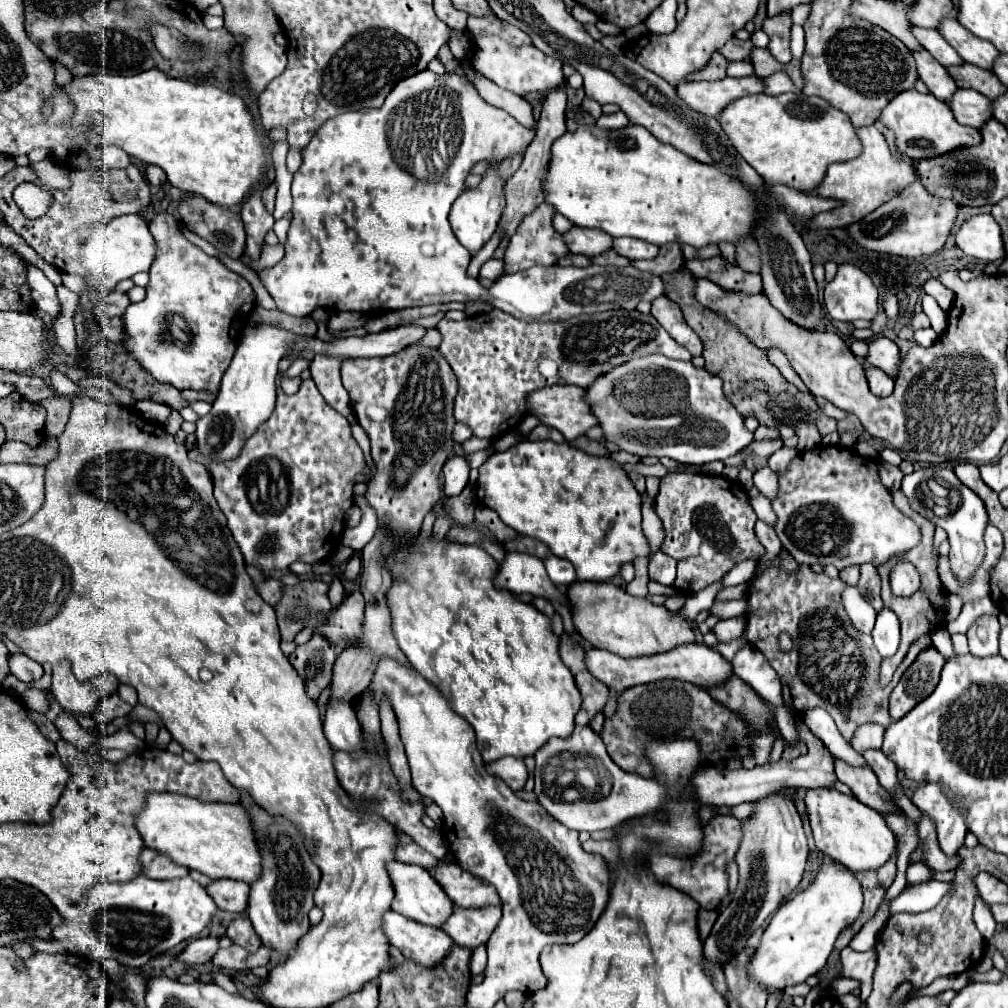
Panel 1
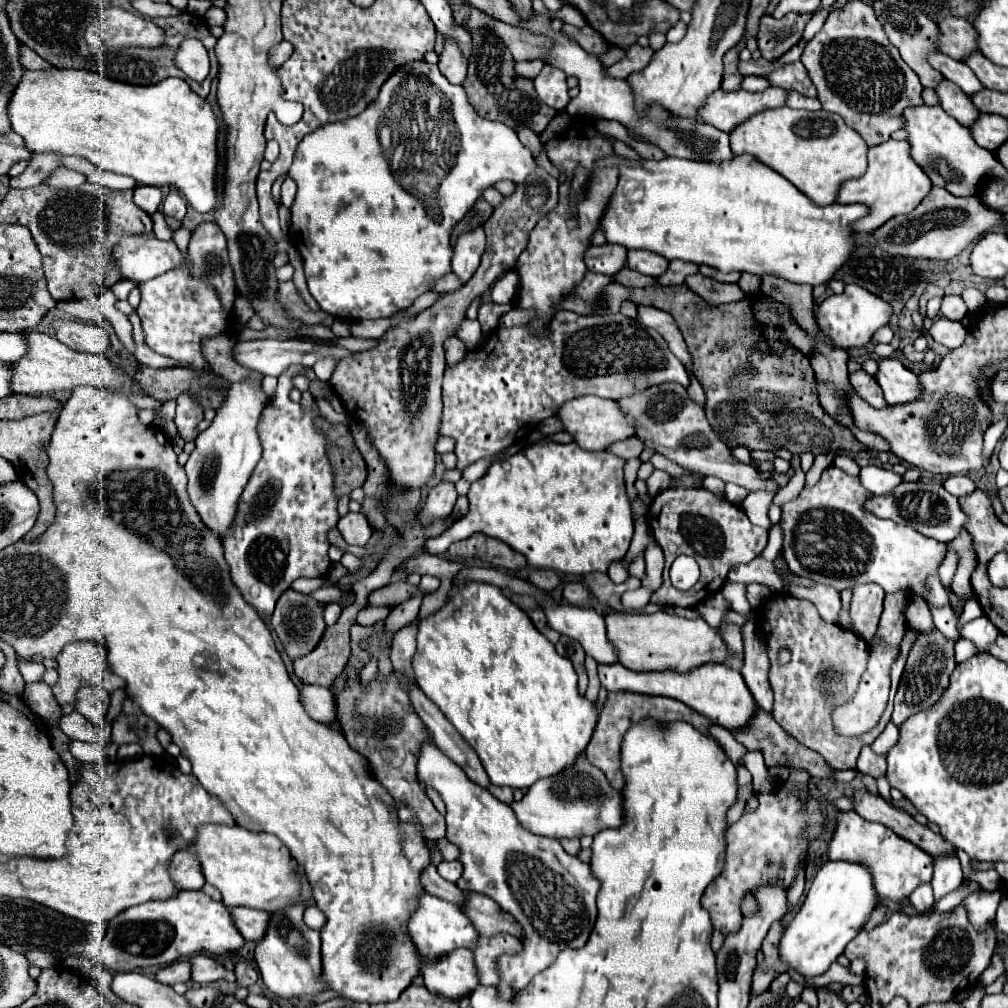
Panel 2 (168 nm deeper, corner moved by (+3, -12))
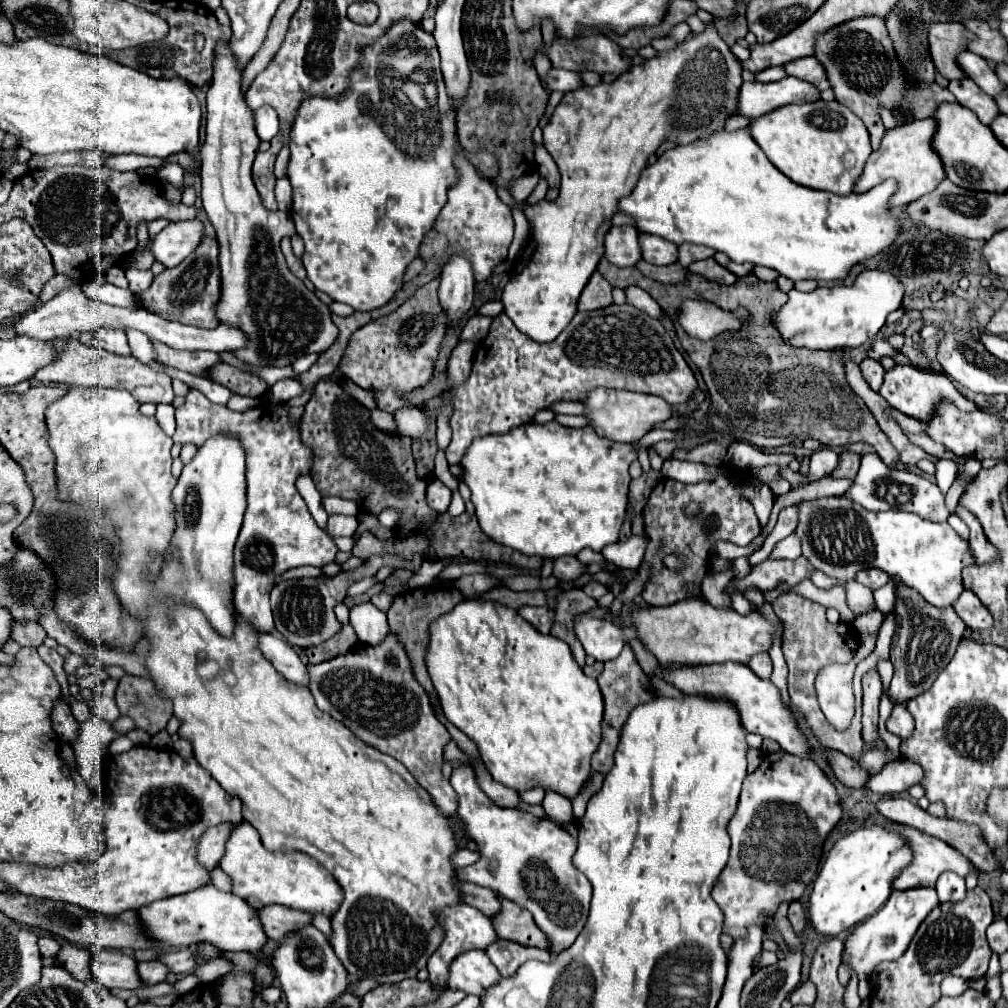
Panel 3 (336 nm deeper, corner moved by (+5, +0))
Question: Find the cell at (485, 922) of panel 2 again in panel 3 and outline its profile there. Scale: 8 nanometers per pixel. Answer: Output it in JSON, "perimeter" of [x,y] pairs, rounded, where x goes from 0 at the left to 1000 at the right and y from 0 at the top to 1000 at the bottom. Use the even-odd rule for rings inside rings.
{"perimeter":[[[497,889],[495,895],[497,903],[491,909],[487,909],[489,921],[495,931],[511,931],[511,935],[519,935],[521,938],[543,940],[543,931],[539,931],[539,925],[531,919],[523,903]]]}

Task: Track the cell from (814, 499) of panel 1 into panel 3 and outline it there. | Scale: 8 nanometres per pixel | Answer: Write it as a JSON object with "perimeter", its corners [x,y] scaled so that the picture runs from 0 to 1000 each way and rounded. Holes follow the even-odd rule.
{"perimeter":[[[820,492],[811,496],[797,496],[789,500],[793,506],[793,520],[789,524],[789,532],[795,536],[797,552],[814,567],[818,567],[822,573],[828,573],[832,577],[844,577],[848,575],[850,567],[860,563],[872,563],[880,567],[890,577],[910,585],[922,599],[930,603],[943,601],[951,589],[955,587],[953,579],[953,565],[957,562],[965,560],[961,542],[957,536],[953,536],[945,524],[936,518],[928,520],[922,516],[912,514],[910,510],[902,510],[896,506],[880,506],[880,508],[864,508],[858,506],[854,500],[842,496],[840,492]]]}

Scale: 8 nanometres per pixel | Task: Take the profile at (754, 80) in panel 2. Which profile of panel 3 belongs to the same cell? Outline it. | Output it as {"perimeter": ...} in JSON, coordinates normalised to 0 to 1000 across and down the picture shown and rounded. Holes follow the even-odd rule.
{"perimeter":[[[765,65],[765,67],[759,67],[759,69],[751,71],[749,79],[753,79],[753,81],[769,81],[769,79],[779,77],[779,75],[781,73],[779,73],[779,69],[775,65]]]}

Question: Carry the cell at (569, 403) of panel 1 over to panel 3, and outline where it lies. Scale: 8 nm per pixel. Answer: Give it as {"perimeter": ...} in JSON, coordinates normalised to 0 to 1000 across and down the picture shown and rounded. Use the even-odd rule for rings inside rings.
{"perimeter":[[[590,385],[582,389],[580,401],[580,413],[584,417],[584,423],[598,435],[610,437],[610,438],[630,438],[642,431],[648,421],[658,419],[666,415],[666,403],[646,391],[634,391],[634,389],[622,389],[622,387],[604,387],[604,385]]]}

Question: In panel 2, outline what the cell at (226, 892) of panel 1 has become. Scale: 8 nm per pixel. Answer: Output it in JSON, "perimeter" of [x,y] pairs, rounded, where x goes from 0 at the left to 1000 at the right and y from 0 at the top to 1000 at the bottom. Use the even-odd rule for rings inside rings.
{"perimeter":[[[231,901],[229,909],[233,913],[233,919],[247,935],[259,935],[267,919],[267,905],[251,901]]]}

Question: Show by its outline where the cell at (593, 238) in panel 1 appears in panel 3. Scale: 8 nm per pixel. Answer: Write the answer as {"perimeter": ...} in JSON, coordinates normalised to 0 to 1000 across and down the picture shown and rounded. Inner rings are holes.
{"perimeter":[[[614,224],[614,226],[606,226],[600,234],[600,256],[610,262],[610,264],[630,264],[630,260],[636,256],[634,250],[634,240],[632,240],[634,230],[628,224]]]}

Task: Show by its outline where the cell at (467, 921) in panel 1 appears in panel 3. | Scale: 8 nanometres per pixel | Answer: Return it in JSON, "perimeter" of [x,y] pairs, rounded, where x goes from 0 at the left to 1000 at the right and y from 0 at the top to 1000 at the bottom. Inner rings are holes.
{"perimeter":[[[493,931],[489,937],[485,937],[483,948],[493,958],[495,966],[503,968],[503,970],[507,966],[511,966],[511,962],[517,956],[521,956],[523,952],[539,952],[539,954],[547,952],[547,946],[543,942],[519,938],[515,935],[507,935],[507,933],[499,933],[499,931]]]}

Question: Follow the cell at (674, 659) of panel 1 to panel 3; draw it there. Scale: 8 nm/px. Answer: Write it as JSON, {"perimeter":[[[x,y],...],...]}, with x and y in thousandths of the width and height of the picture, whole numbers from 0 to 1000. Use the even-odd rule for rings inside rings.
{"perimeter":[[[719,657],[719,659],[699,659],[699,661],[678,661],[670,665],[652,663],[648,669],[650,673],[656,673],[668,679],[670,683],[674,683],[678,688],[725,696],[731,702],[735,718],[741,726],[773,736],[773,740],[783,748],[803,752],[803,742],[799,738],[799,732],[791,724],[791,716],[787,708],[777,700],[773,685],[765,679],[765,675],[751,673],[743,661],[733,659],[733,657]]]}

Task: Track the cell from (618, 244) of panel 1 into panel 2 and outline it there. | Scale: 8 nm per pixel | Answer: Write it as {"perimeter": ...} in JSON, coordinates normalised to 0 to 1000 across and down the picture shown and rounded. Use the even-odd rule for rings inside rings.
{"perimeter":[[[624,248],[622,264],[626,268],[636,270],[636,272],[654,276],[656,272],[660,272],[660,268],[664,264],[664,258],[662,256],[656,256],[654,252],[648,252],[644,248]]]}

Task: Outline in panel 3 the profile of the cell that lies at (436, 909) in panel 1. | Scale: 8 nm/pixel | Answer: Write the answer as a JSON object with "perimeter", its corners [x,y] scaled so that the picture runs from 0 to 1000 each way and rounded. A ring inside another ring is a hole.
{"perimeter":[[[451,897],[451,899],[443,899],[439,901],[436,907],[432,907],[432,913],[434,917],[439,921],[439,935],[438,938],[428,946],[426,954],[424,954],[424,962],[426,962],[426,974],[432,976],[434,980],[443,980],[441,976],[441,968],[443,968],[443,958],[447,956],[447,952],[451,948],[455,948],[457,944],[463,944],[463,942],[469,942],[469,940],[477,940],[481,942],[487,935],[491,935],[493,927],[487,919],[487,913],[477,907],[473,901],[469,899],[463,899],[463,897]]]}

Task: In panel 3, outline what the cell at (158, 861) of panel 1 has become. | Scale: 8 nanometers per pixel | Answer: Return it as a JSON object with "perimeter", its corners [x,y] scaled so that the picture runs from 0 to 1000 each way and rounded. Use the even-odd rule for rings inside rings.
{"perimeter":[[[217,817],[207,821],[195,835],[195,855],[205,861],[211,863],[217,857],[217,851],[221,849],[223,843],[223,833],[225,827],[229,825],[231,817]]]}

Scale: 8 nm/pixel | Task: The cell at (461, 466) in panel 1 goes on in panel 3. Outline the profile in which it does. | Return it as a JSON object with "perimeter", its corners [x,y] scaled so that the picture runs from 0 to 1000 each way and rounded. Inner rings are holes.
{"perimeter":[[[428,476],[424,480],[424,490],[422,490],[422,496],[424,500],[432,506],[432,508],[441,508],[445,498],[447,498],[447,486],[438,478],[438,476]]]}

